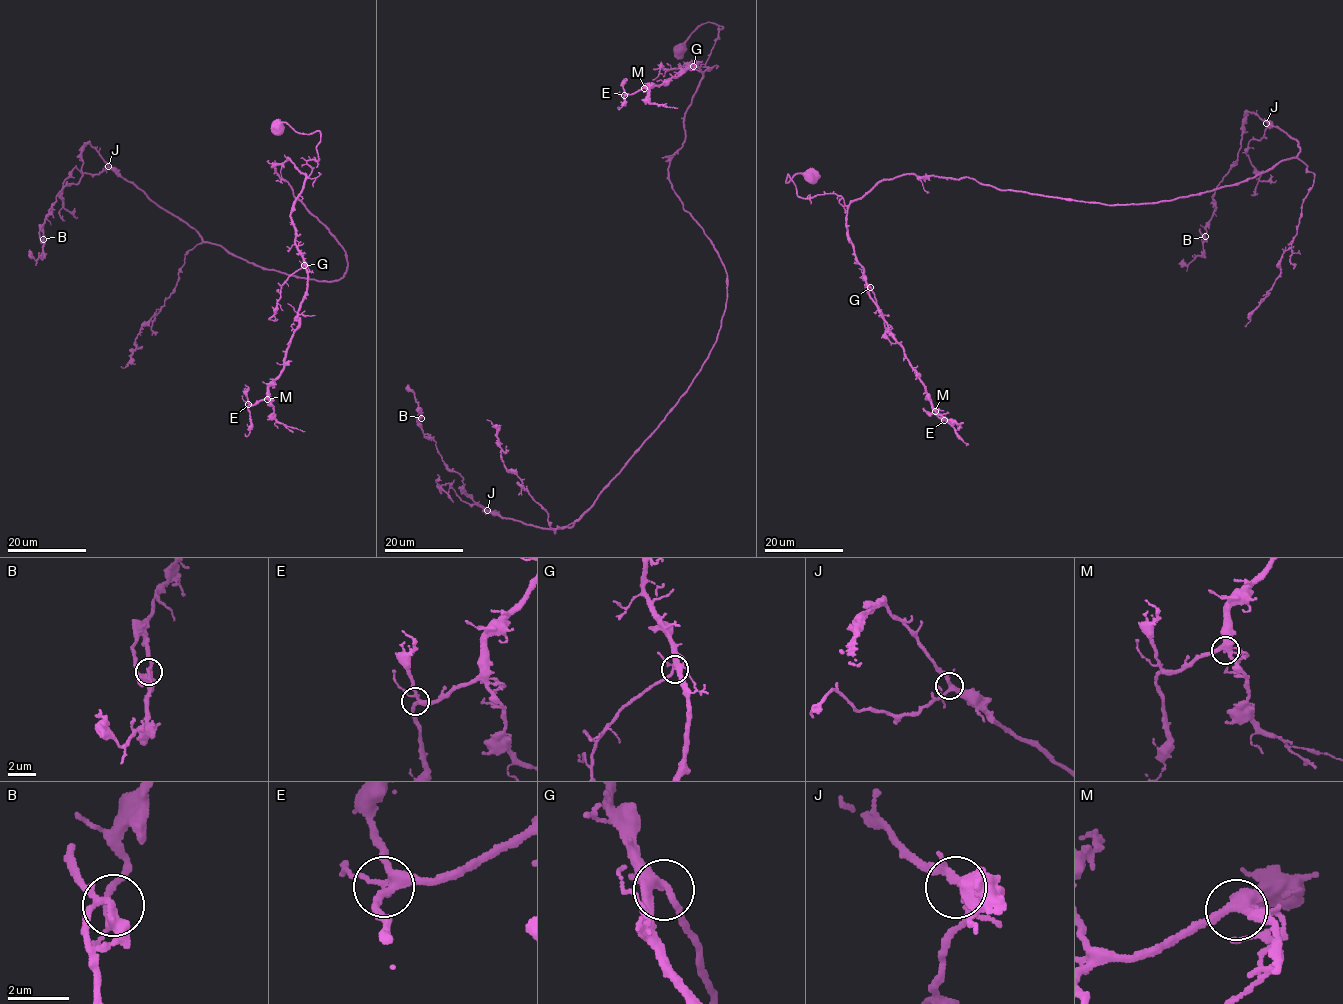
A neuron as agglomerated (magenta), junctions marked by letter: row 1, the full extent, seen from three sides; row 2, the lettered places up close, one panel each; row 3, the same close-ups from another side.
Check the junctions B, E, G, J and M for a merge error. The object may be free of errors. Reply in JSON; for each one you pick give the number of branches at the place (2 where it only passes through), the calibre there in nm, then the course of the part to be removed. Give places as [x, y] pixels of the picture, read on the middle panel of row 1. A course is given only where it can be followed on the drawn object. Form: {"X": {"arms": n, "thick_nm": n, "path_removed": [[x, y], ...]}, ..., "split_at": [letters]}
{"B": {"arms": 5, "thick_nm": 340, "path_removed": [[421, 418], [412, 391], [407, 391]]}, "split_at": ["B"]}

